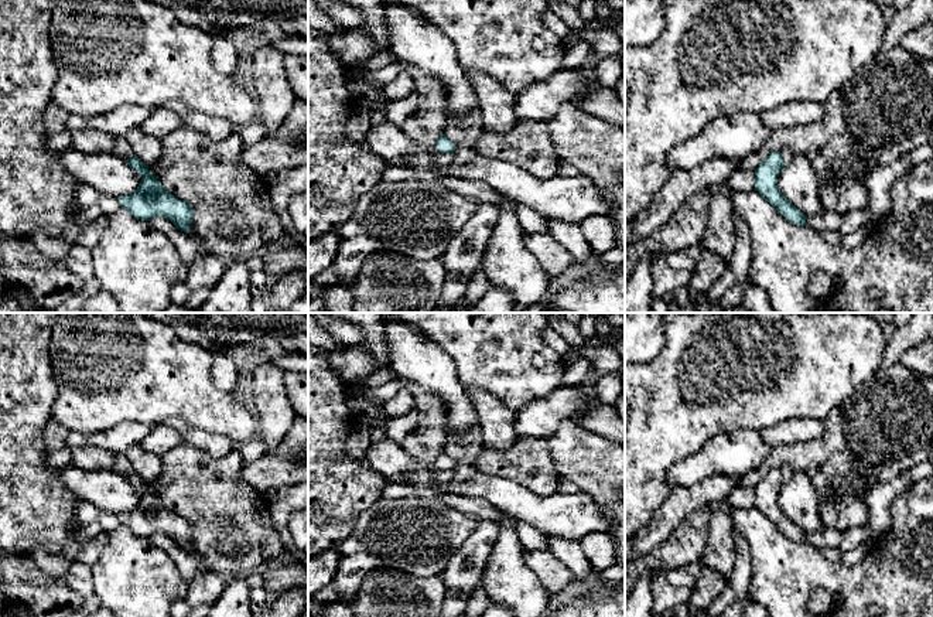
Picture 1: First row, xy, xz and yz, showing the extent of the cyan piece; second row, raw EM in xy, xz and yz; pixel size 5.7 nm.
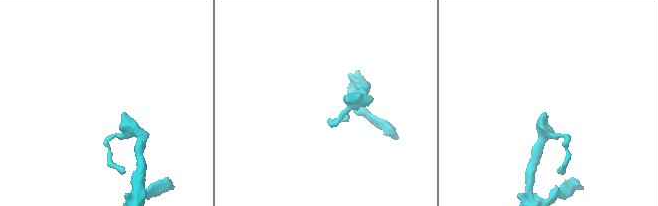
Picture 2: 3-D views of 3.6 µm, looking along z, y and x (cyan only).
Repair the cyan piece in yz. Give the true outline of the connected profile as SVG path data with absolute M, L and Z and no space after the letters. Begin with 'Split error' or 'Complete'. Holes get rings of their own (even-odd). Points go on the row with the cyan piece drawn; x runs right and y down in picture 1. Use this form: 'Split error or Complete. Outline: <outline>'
Split error. Outline: M790 147L772 151L755 170L755 190L794 225L806 225L807 215L796 208L779 190L778 177L794 153Z

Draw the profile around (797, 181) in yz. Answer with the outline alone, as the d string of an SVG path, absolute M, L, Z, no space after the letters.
M796 153L785 164L778 177L778 187L804 215L811 217L823 211L816 170L804 153Z

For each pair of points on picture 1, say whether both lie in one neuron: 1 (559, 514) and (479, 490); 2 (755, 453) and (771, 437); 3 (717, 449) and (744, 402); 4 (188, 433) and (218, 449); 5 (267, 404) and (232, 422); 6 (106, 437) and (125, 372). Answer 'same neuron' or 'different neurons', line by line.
1: same neuron
2: different neurons
3: different neurons
4: same neuron
5: different neurons
6: different neurons

